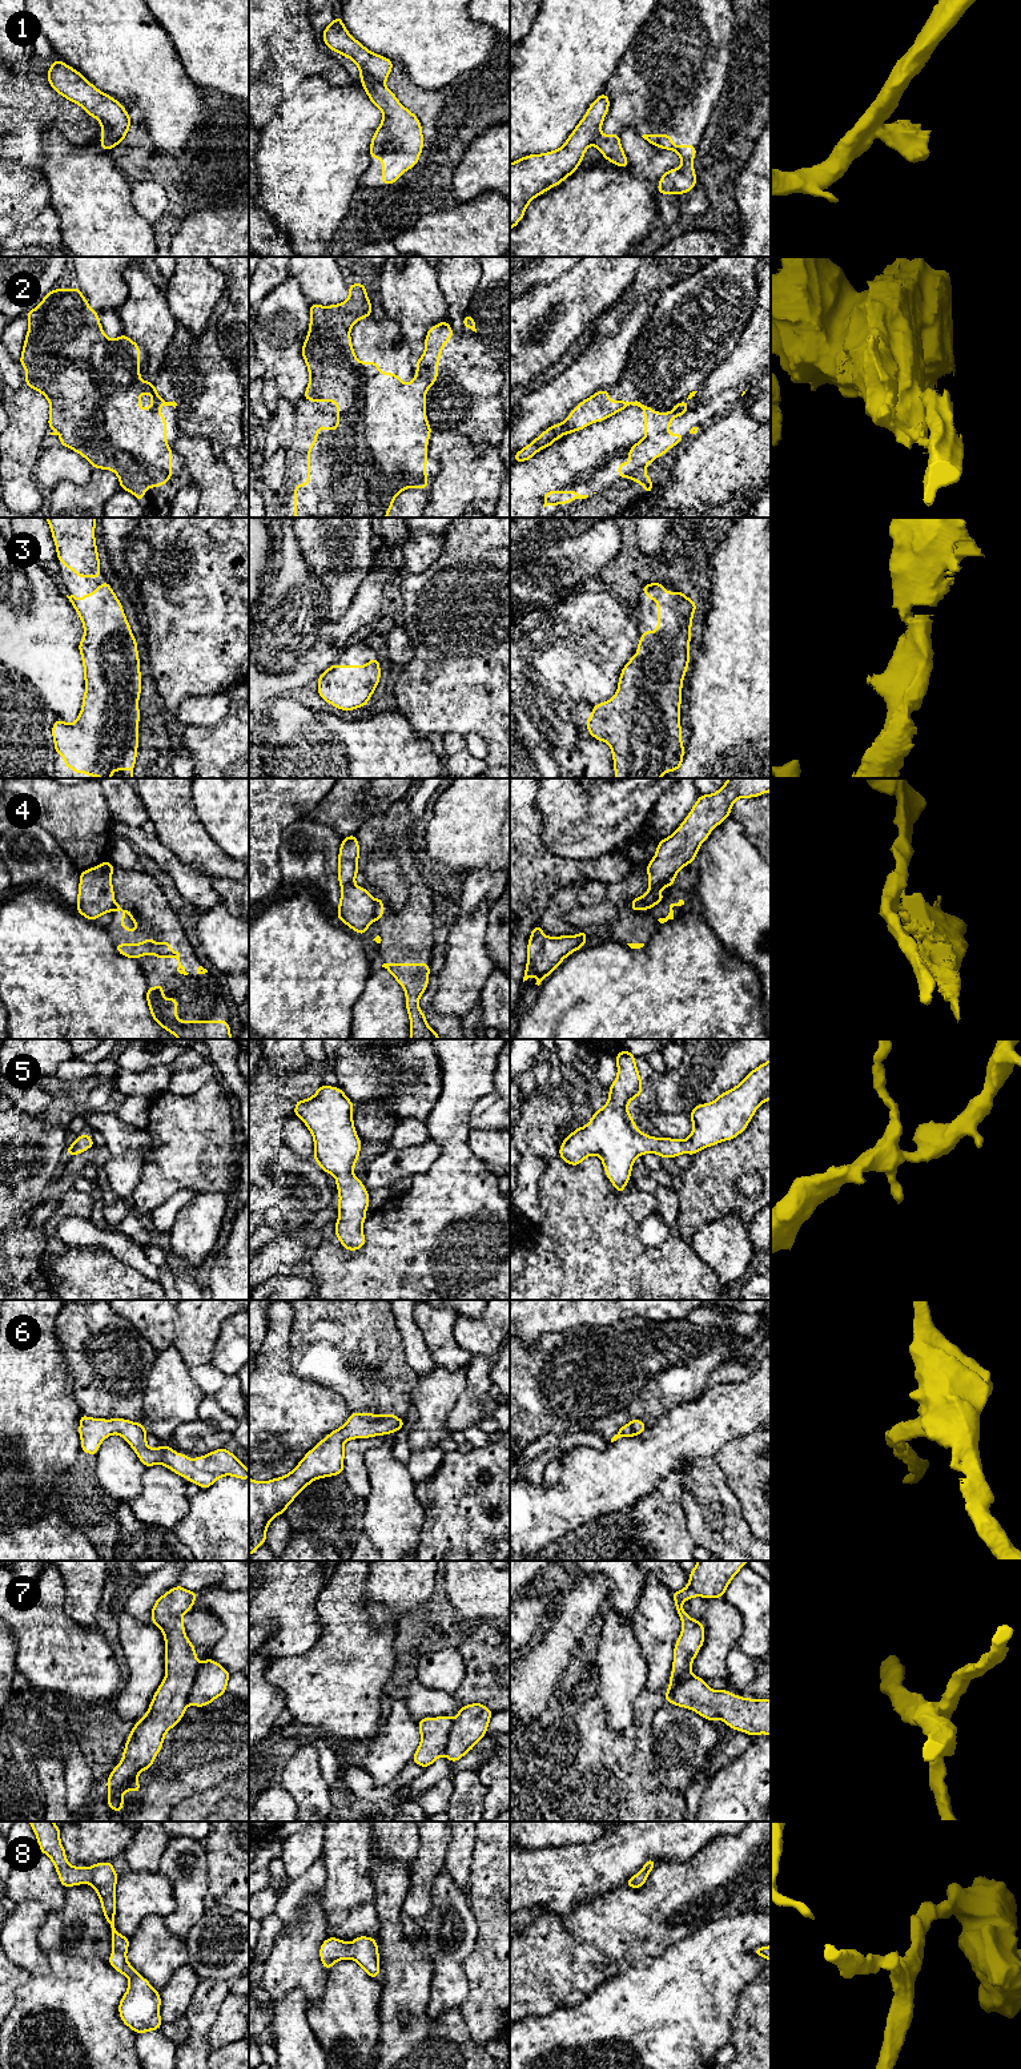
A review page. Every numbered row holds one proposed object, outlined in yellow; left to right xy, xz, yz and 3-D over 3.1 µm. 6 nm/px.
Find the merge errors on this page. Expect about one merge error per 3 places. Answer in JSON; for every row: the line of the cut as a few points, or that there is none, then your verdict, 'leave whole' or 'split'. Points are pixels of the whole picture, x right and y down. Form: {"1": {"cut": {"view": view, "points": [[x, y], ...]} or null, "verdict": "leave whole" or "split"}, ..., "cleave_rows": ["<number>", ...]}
{"1": {"cut": {"view": "xz", "points": [[361, 76], [382, 83]]}, "verdict": "split"}, "2": {"cut": {"view": "xz", "points": [[417, 371], [434, 381]]}, "verdict": "split"}, "3": {"cut": null, "verdict": "leave whole"}, "4": {"cut": {"view": "xz", "points": [[376, 900], [373, 918]]}, "verdict": "split"}, "5": {"cut": null, "verdict": "leave whole"}, "6": {"cut": null, "verdict": "leave whole"}, "7": {"cut": {"view": "xy", "points": [[200, 1663], [187, 1703]]}, "verdict": "split"}, "8": {"cut": null, "verdict": "leave whole"}, "cleave_rows": ["1", "2", "4", "7"]}

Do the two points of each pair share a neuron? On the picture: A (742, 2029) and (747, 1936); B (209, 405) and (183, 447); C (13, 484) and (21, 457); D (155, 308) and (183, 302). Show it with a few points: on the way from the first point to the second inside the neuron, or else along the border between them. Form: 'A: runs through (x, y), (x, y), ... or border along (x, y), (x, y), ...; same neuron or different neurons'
A: border along (756, 1975), (740, 1991), (732, 2016); different neurons
B: border along (183, 434), (206, 438), (213, 447); different neurons
C: runs through (16, 478), (16, 466), (19, 463); same neuron
D: border along (164, 292), (168, 308), (176, 322); different neurons

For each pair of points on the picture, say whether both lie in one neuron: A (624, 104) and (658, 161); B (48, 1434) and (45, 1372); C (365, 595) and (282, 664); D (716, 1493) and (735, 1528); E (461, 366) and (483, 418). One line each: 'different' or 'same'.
A: different
B: same
C: same
D: same
E: same

